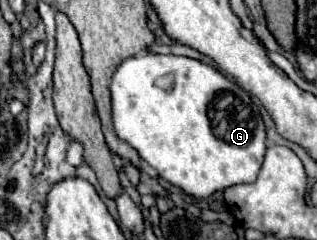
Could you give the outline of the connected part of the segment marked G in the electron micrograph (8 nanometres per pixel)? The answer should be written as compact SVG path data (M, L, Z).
M139 52L115 70L111 80L111 98L115 132L119 138L131 144L163 180L181 188L189 196L207 198L229 186L255 182L263 164L267 138L259 106L251 100L249 92L213 66L185 56Z

